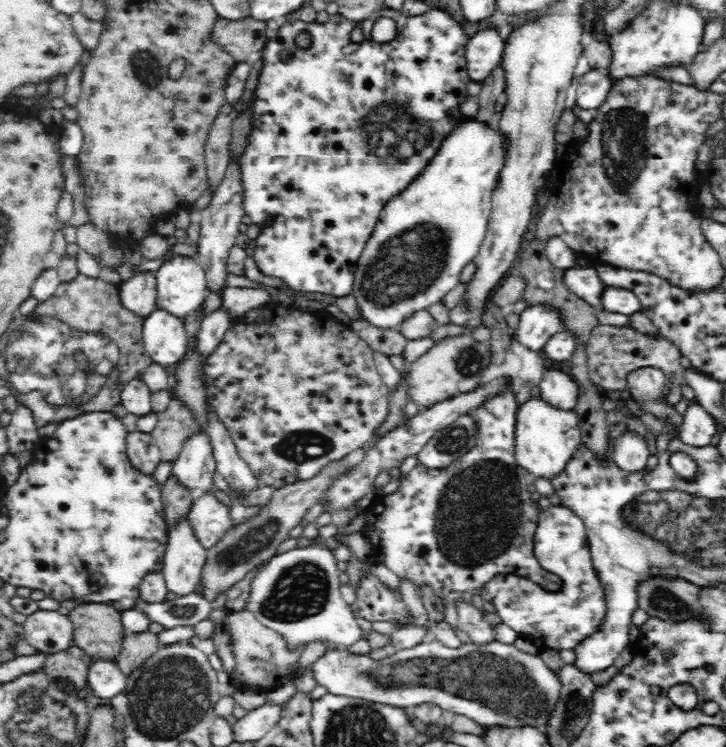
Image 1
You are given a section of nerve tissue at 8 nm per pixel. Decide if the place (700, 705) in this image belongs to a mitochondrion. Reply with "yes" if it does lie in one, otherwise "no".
no

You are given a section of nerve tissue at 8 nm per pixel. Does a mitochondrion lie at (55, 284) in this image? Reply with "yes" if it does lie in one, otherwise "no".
no

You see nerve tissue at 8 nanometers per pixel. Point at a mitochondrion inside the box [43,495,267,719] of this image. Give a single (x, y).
(184, 612)

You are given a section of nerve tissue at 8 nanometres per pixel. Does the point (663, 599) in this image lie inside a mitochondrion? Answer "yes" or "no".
yes

